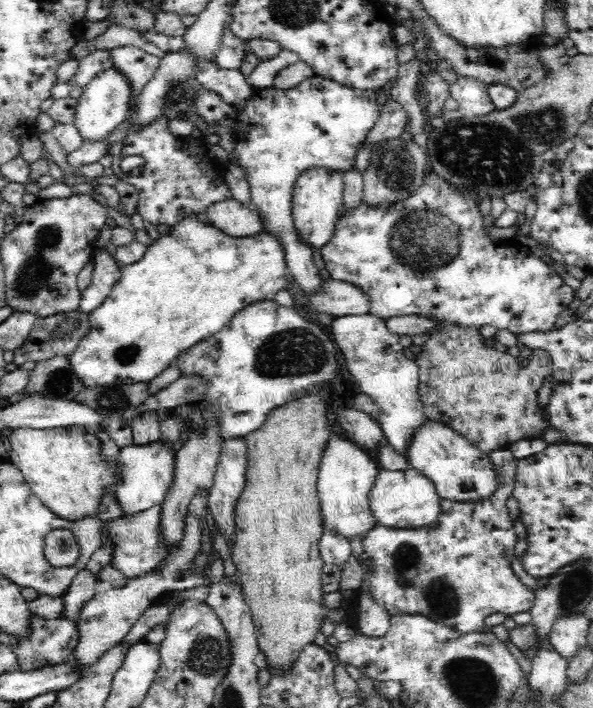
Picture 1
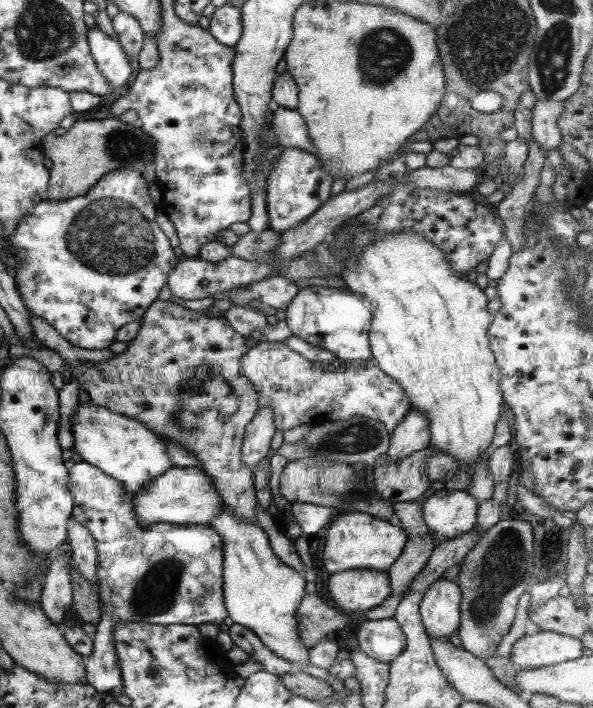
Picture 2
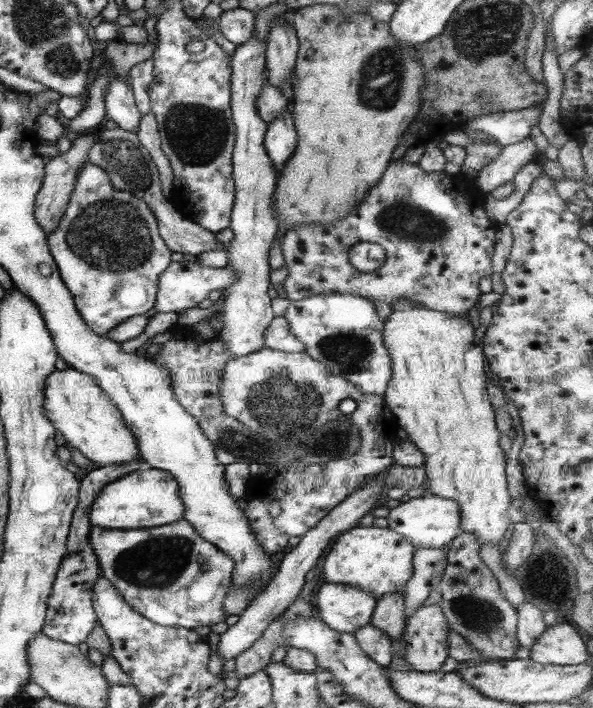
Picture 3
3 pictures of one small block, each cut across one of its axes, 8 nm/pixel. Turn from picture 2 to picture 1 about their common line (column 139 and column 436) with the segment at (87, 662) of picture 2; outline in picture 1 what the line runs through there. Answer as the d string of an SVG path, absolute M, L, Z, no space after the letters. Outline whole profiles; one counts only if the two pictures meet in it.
M497 448L487 456L496 469L499 481L496 490L488 498L470 502L442 499L440 514L432 526L394 531L376 524L364 537L362 543L364 553L368 555L366 559L370 559L370 572L364 572L362 576L362 589L370 591L374 599L382 601L388 615L422 615L458 632L469 633L482 632L496 613L505 614L508 618L518 614L518 611L529 611L534 604L535 592L520 581L510 562L517 537L506 500L513 495L519 459L513 456L509 448Z

